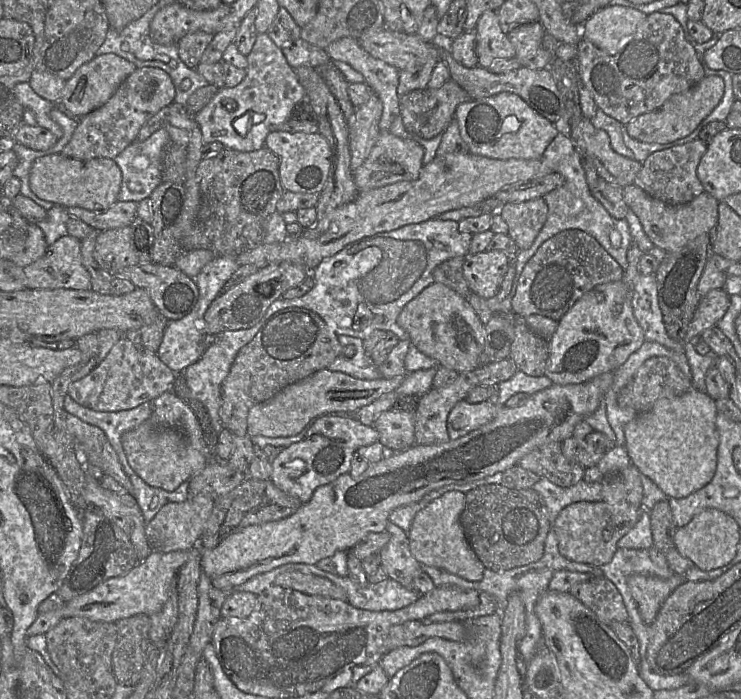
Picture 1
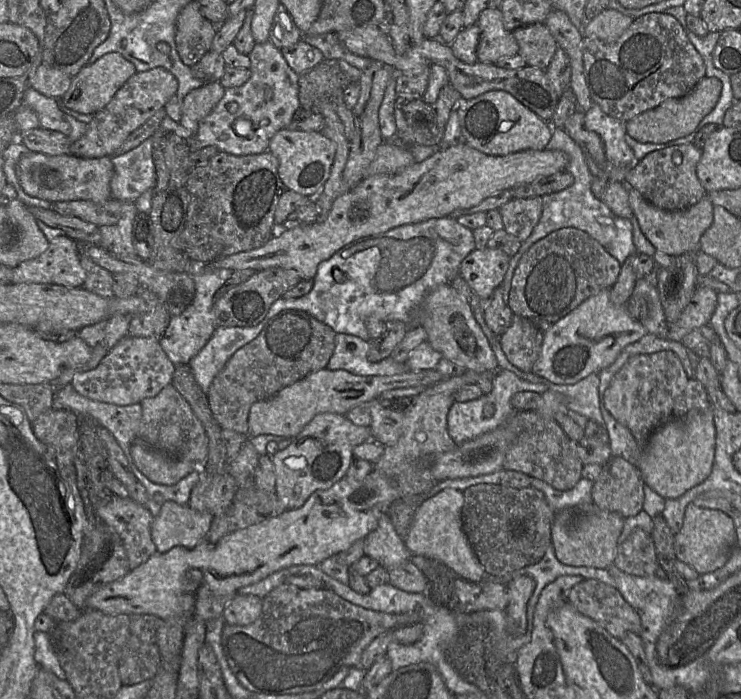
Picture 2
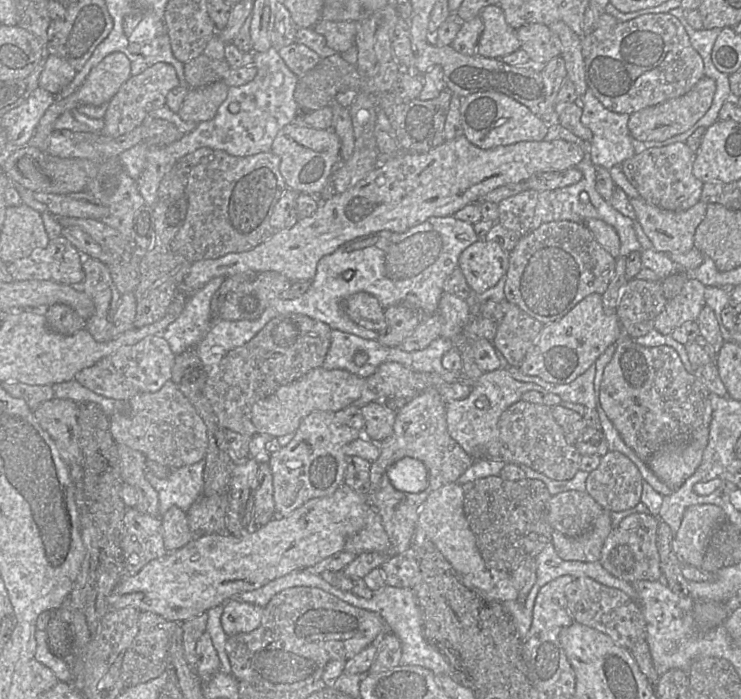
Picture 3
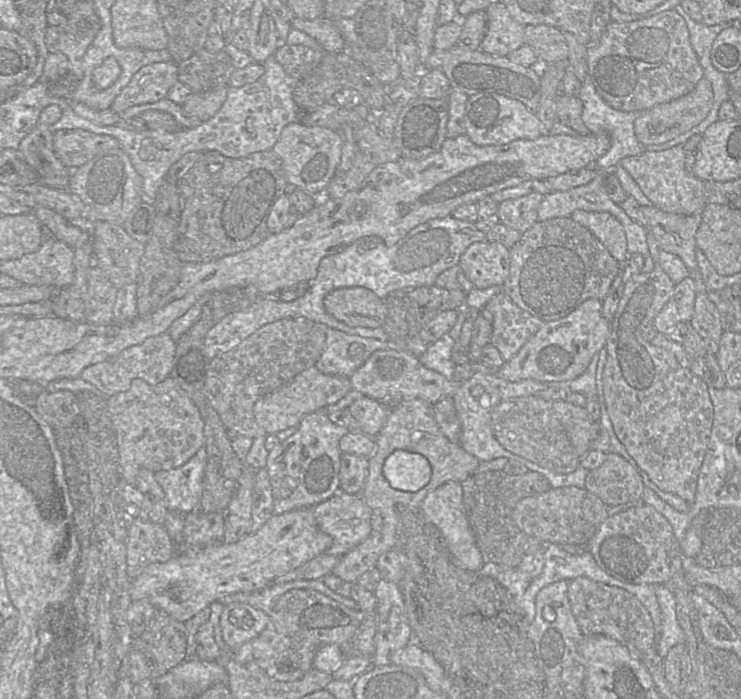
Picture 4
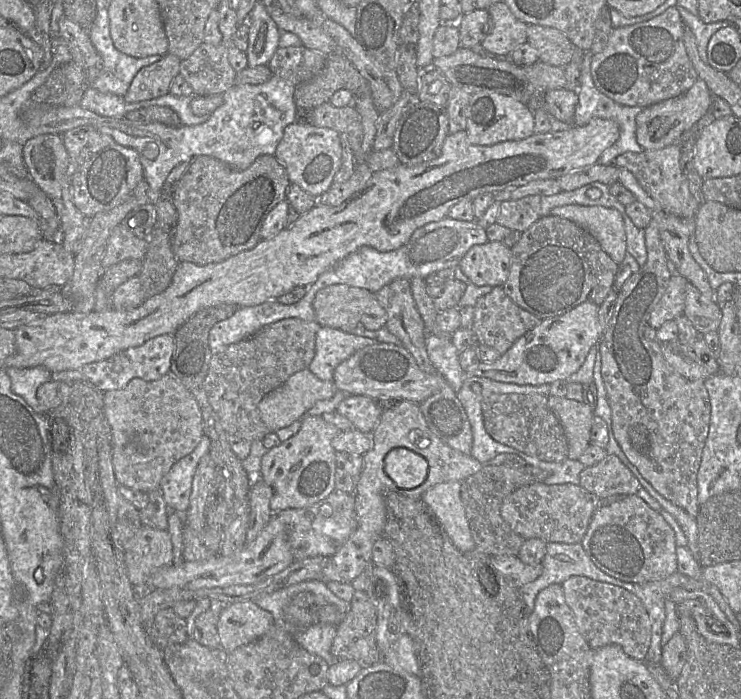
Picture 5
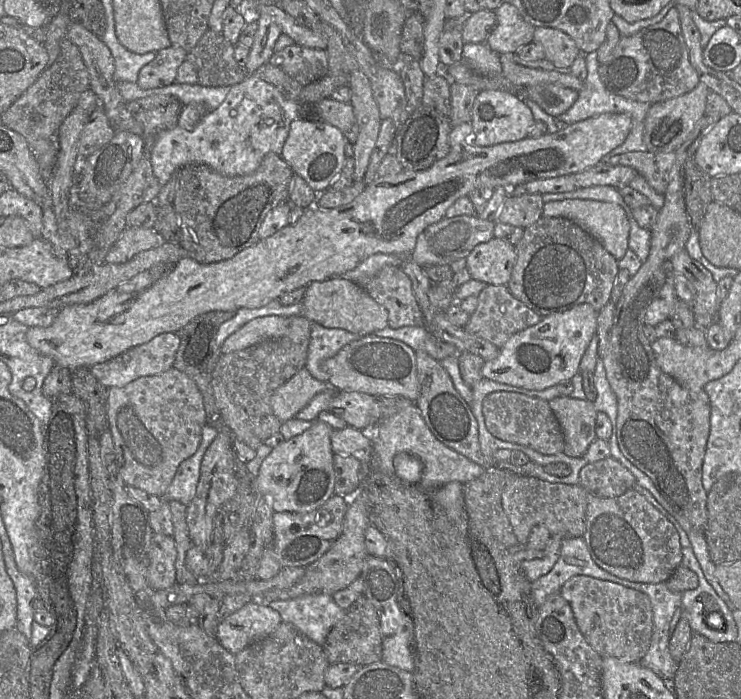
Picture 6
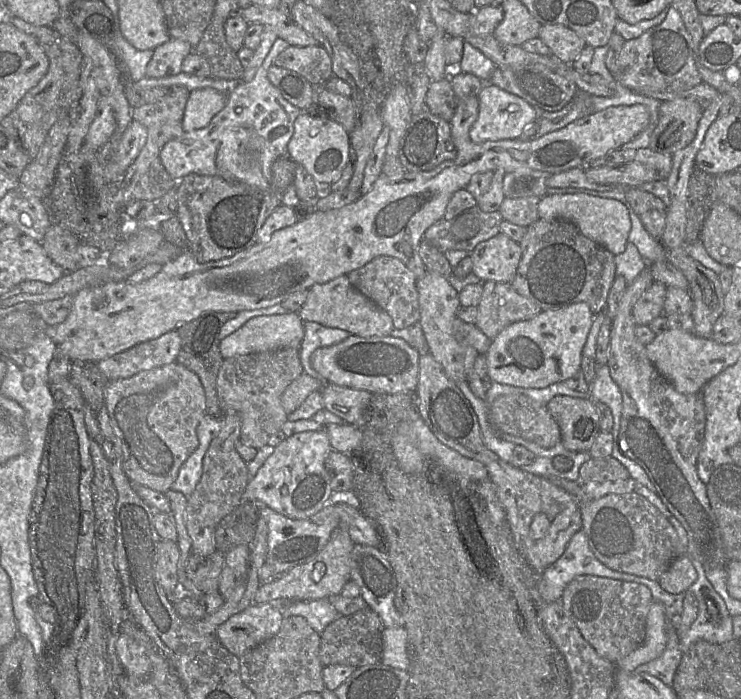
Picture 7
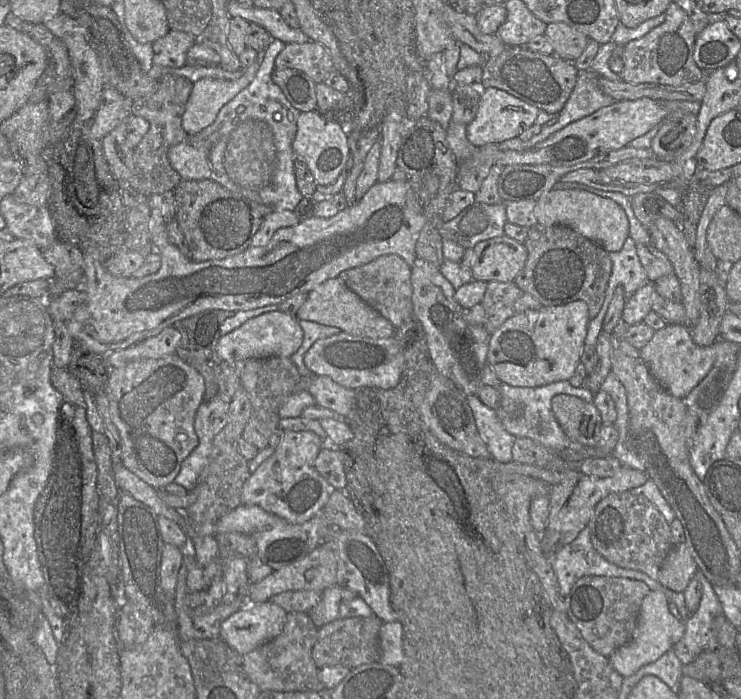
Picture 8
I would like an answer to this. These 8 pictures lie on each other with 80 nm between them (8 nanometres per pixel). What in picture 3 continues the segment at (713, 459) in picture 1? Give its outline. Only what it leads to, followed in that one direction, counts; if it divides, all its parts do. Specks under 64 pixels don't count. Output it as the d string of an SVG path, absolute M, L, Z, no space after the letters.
M705 428L684 444L664 445L648 460L648 467L672 491L678 490L699 467L708 435L709 428Z

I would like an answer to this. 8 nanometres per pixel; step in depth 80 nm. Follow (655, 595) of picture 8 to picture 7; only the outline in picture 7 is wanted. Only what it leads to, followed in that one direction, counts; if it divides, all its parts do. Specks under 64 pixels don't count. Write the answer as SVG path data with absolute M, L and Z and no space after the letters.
M654 600L647 615L646 637L643 644L614 663L616 668L633 672L640 665L658 658L667 645L667 624L664 605Z

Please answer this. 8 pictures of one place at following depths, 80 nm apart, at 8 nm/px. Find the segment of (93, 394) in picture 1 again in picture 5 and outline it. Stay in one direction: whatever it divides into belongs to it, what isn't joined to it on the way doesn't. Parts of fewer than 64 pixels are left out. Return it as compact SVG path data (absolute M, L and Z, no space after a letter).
M159 335L140 346L120 351L108 359L87 364L81 369L81 372L88 382L102 392L123 389L134 378L155 381L170 372L175 347L174 335Z

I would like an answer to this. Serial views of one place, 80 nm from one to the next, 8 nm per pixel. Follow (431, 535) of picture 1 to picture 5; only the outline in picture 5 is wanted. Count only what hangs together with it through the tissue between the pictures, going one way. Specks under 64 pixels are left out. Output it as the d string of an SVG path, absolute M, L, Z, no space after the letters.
M461 481L435 485L422 500L460 552L468 554L475 550L476 544L461 500Z

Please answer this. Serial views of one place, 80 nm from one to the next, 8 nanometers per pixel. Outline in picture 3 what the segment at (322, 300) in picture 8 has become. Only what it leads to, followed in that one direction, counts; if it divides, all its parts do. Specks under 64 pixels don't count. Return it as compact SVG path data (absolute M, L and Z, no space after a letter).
M357 292L343 301L348 317L365 329L379 332L384 327L385 309L367 292Z

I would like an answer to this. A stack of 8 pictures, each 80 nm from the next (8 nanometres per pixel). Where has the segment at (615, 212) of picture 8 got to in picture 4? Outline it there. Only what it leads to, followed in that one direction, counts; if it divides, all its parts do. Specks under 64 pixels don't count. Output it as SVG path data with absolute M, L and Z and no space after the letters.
M576 210L572 220L586 227L609 251L617 262L627 258L627 239L621 223L608 212Z

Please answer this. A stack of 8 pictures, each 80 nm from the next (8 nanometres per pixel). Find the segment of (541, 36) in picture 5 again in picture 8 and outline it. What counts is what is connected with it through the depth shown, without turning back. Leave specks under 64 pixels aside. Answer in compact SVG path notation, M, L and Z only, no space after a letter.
M564 22L549 23L545 34L554 47L554 54L567 61L575 61L586 49L590 38Z

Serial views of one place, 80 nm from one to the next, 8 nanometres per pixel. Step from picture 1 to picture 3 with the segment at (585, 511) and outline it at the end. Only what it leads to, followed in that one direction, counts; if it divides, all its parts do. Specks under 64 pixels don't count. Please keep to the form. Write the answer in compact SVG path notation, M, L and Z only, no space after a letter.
M604 511L593 527L578 537L569 537L553 530L552 543L558 556L565 561L599 561L603 544L613 529L611 513Z

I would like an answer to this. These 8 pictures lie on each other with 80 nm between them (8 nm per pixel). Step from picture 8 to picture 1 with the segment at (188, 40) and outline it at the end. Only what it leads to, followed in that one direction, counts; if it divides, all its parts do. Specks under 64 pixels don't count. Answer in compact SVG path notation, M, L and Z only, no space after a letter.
M154 67L136 68L104 105L80 118L61 154L78 160L114 159L136 141L140 129L151 117L174 102L175 96L175 86L168 73Z

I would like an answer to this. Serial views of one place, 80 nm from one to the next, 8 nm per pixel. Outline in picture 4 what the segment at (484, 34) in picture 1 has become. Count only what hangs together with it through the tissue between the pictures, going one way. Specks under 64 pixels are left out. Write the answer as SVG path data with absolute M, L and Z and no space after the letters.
M500 1L485 10L487 26L480 49L493 56L507 56L525 44L525 26L517 22Z

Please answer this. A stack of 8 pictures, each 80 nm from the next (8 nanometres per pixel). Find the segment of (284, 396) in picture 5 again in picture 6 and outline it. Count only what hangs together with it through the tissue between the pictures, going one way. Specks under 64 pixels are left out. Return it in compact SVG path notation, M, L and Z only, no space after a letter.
M304 367L275 390L270 404L275 416L284 423L295 418L315 395L329 388L328 383L315 379Z

